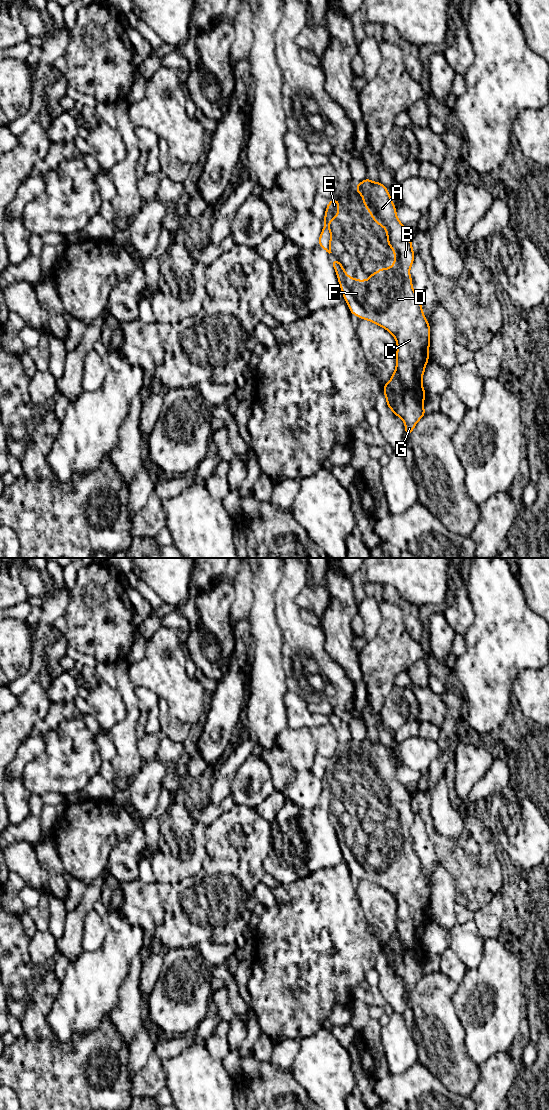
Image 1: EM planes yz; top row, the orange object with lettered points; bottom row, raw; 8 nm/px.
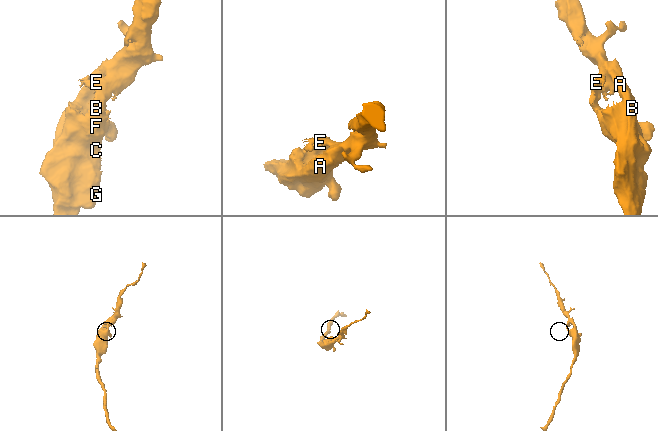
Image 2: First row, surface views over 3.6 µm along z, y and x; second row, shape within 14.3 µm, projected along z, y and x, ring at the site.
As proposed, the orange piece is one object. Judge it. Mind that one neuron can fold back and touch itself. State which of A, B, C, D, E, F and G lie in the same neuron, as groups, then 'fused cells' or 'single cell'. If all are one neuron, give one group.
A B C D E F G; single cell

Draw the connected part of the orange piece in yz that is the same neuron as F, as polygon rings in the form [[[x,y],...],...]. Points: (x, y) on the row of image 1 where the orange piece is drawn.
[[[367,178],[355,190],[363,197],[363,204],[372,219],[386,229],[387,244],[394,251],[395,261],[390,268],[380,268],[371,273],[368,280],[357,280],[347,275],[339,260],[332,260],[331,263],[351,314],[385,328],[397,341],[396,369],[382,391],[388,407],[404,421],[406,436],[410,437],[417,422],[426,414],[423,401],[427,394],[422,386],[422,377],[429,361],[430,346],[430,326],[423,314],[421,300],[412,287],[409,273],[414,262],[411,235],[398,220],[396,207],[381,182],[376,183]]]

